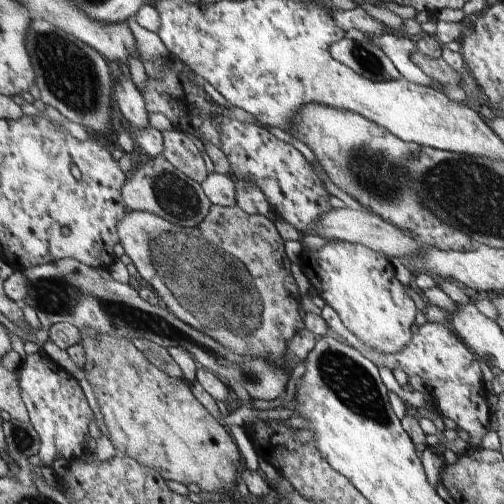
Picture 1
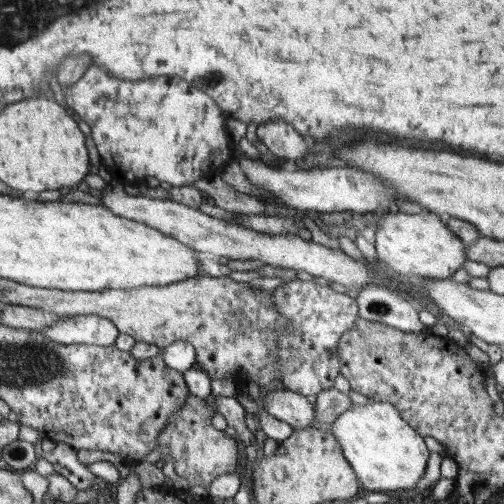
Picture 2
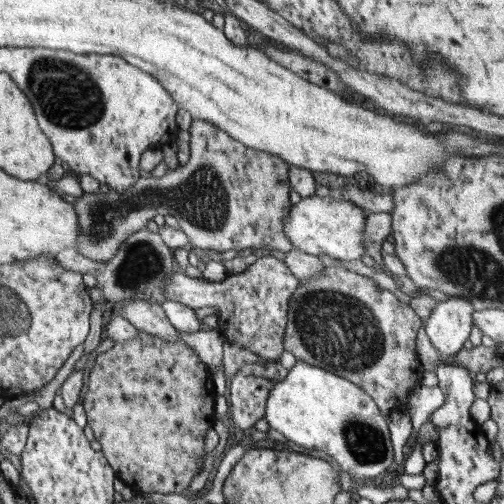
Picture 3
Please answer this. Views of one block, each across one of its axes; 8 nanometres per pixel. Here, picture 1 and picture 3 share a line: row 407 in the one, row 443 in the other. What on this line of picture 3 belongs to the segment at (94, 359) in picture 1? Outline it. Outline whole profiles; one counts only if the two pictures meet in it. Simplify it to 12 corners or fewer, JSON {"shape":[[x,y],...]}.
{"shape":[[105,344],[81,404],[131,492],[187,494],[215,424],[187,344]]}

